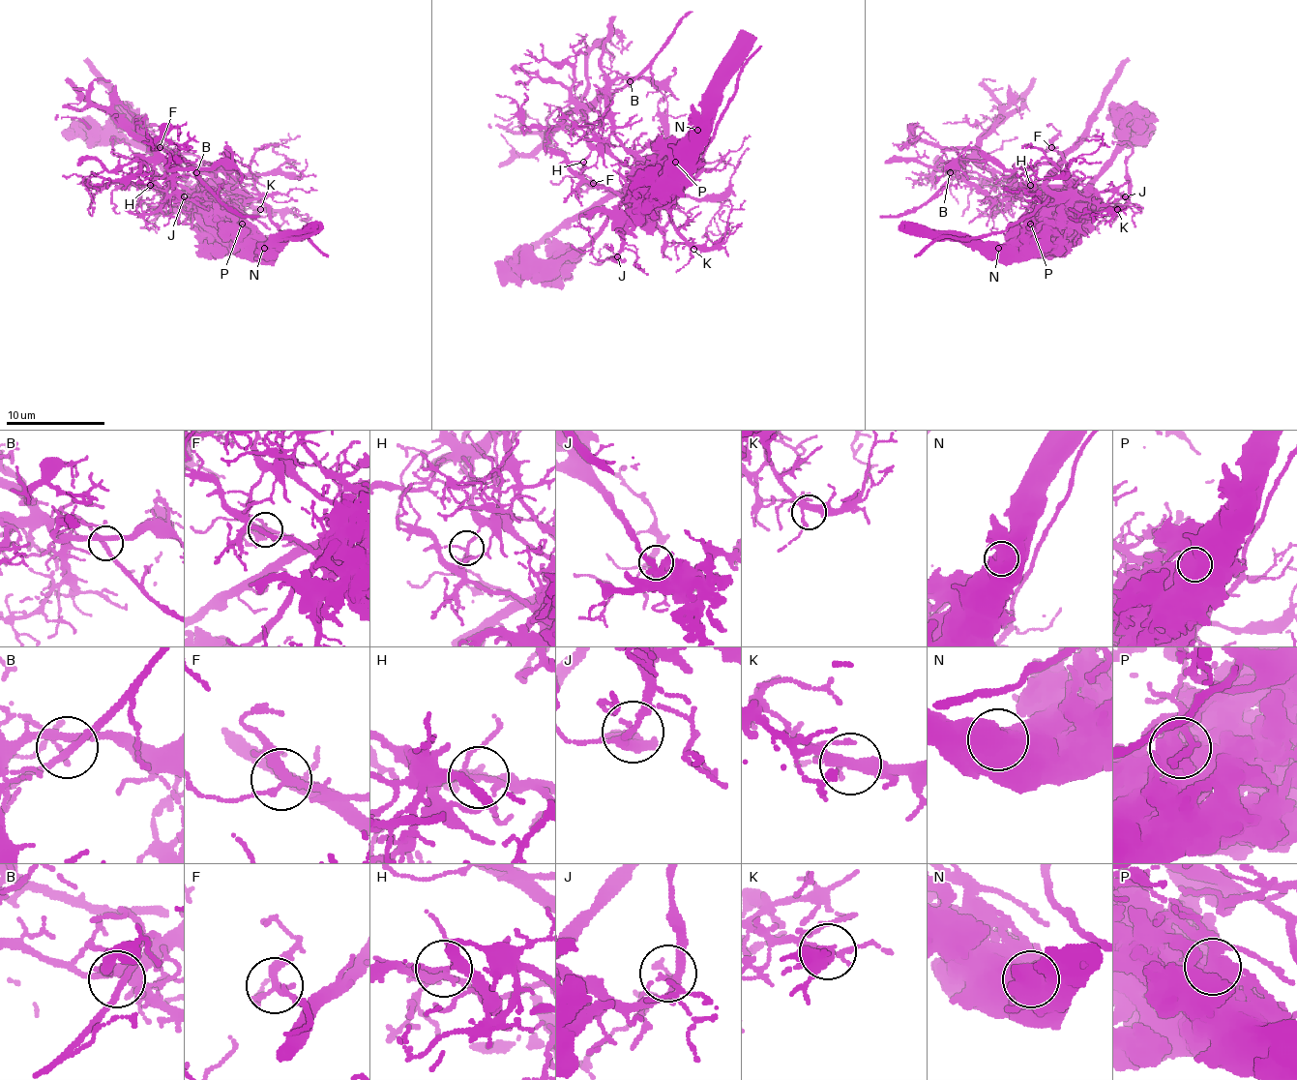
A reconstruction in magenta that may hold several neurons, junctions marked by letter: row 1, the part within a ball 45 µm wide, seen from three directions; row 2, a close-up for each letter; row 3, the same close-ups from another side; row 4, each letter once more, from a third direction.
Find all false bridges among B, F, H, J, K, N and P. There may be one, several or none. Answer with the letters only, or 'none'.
H, N, P

